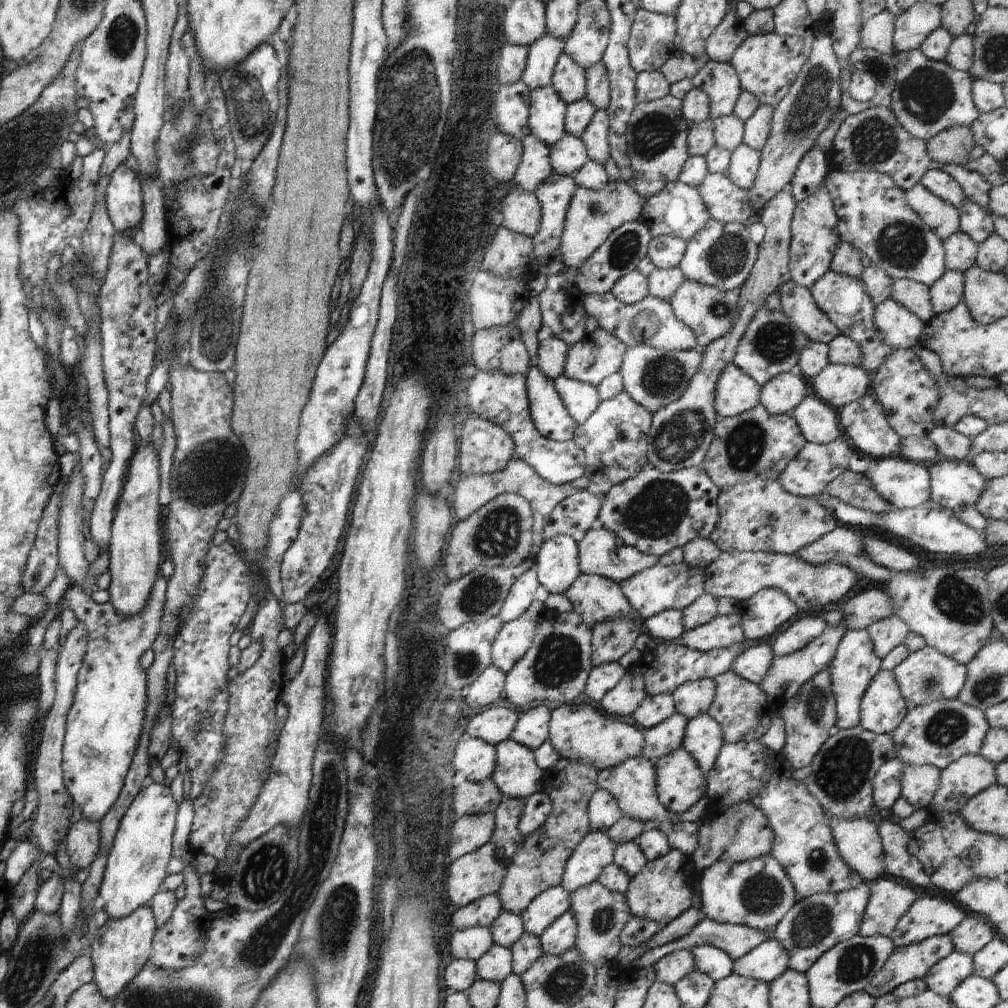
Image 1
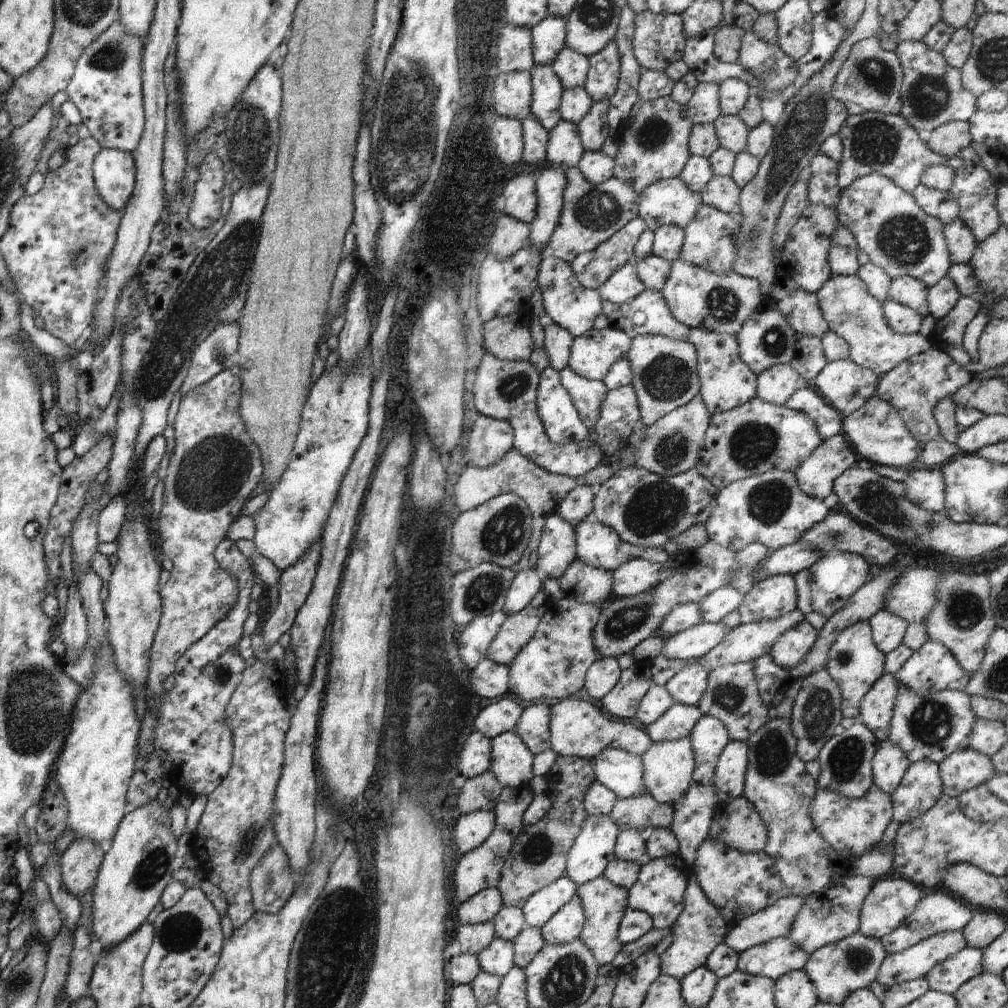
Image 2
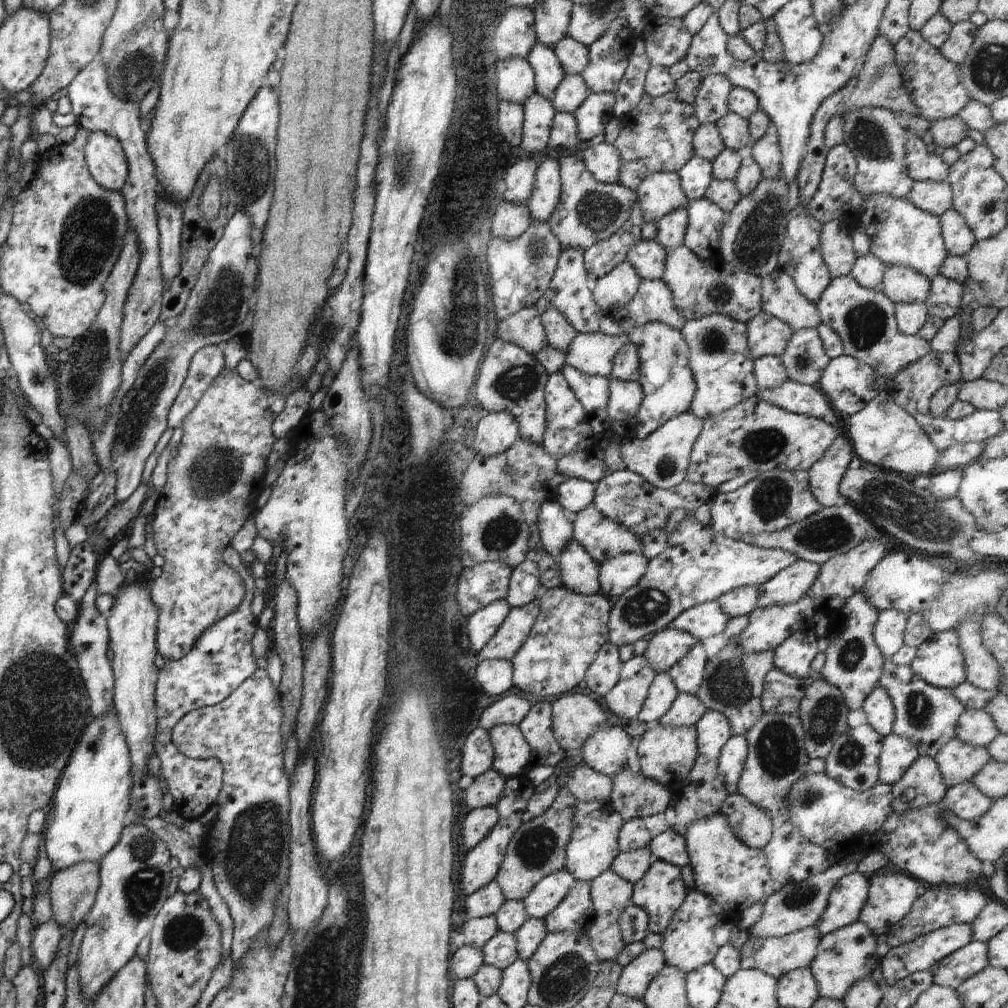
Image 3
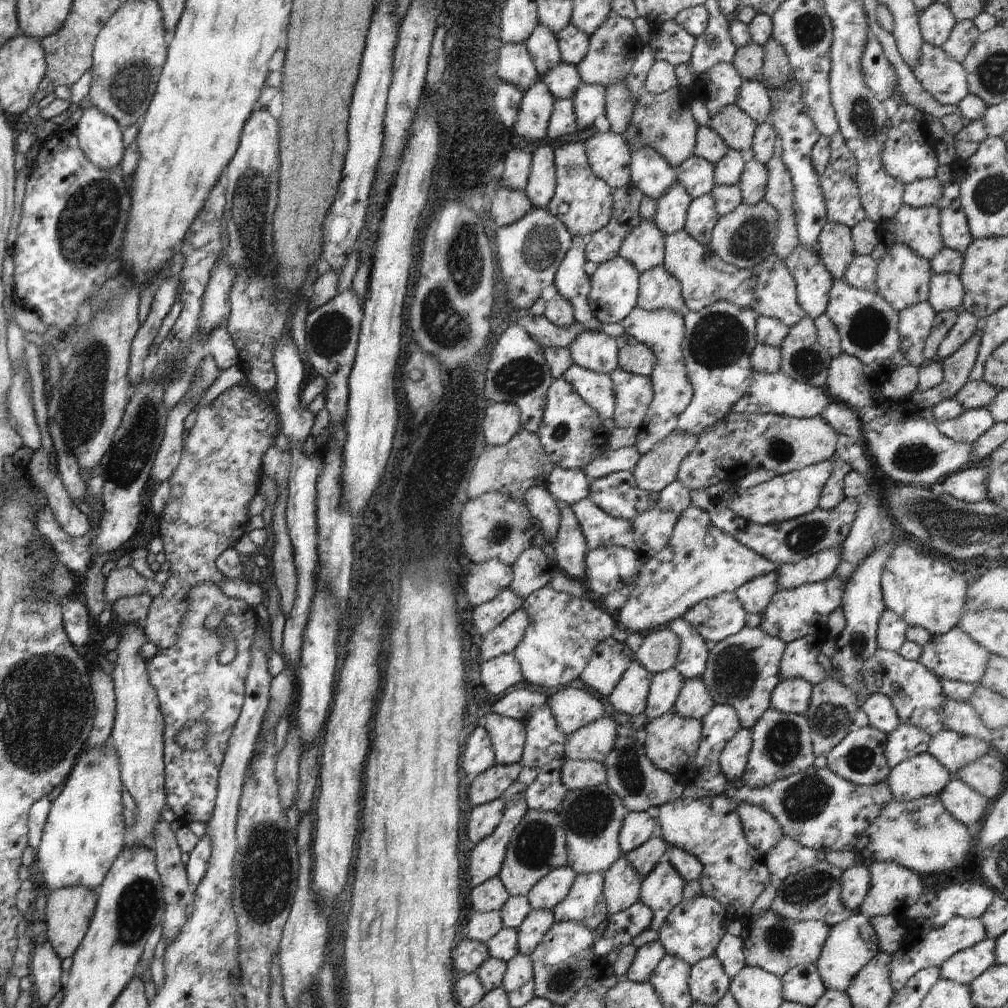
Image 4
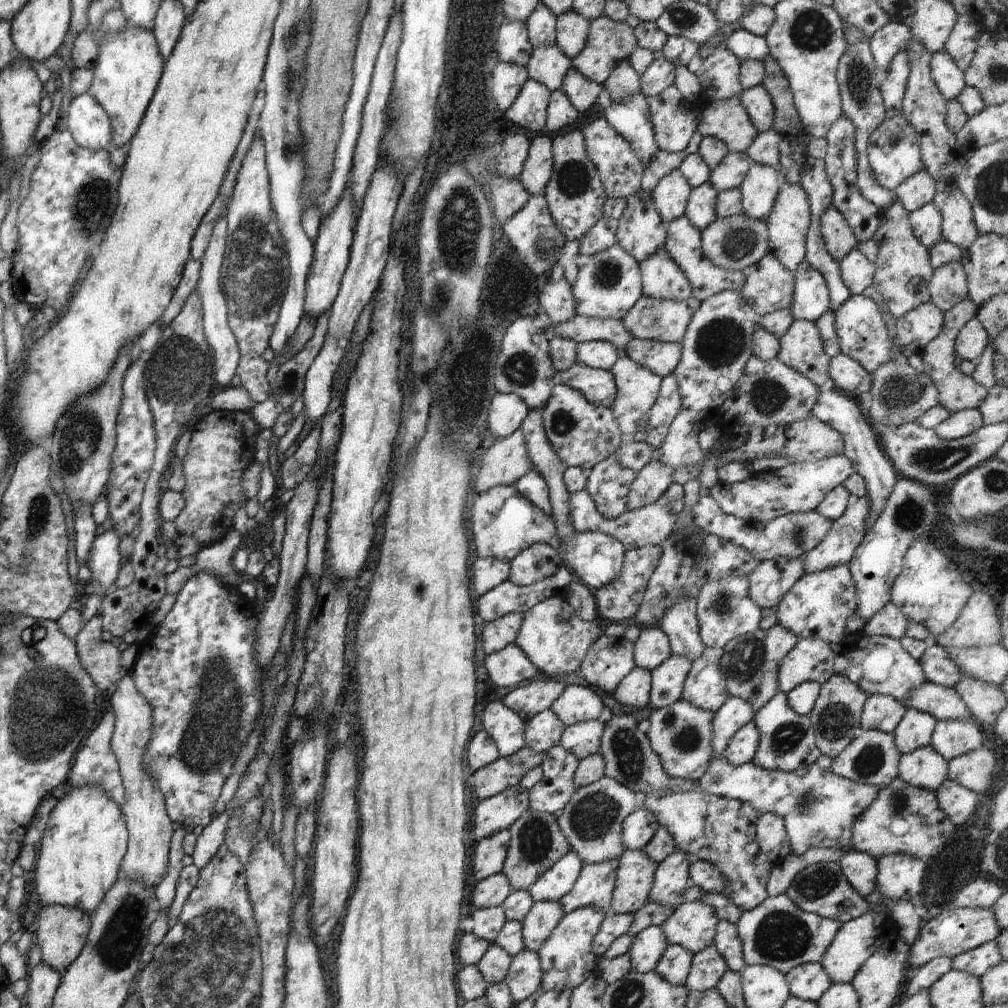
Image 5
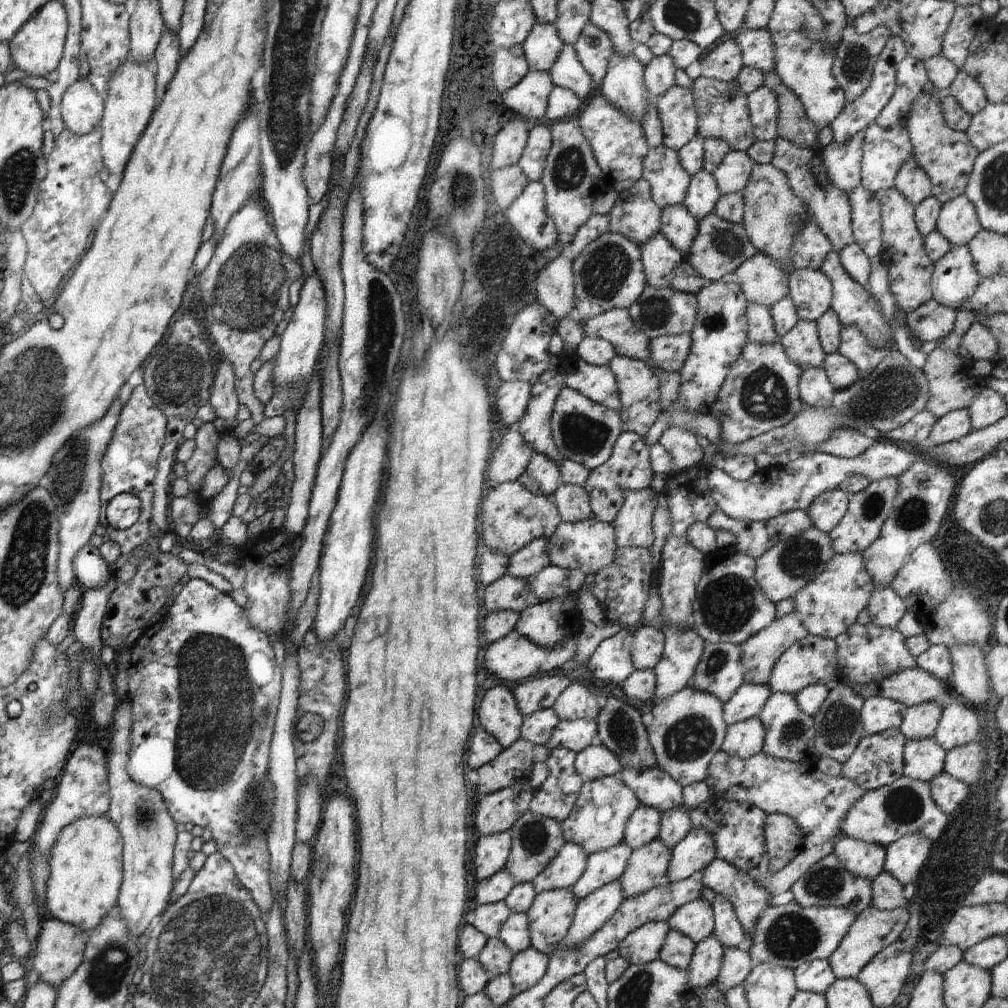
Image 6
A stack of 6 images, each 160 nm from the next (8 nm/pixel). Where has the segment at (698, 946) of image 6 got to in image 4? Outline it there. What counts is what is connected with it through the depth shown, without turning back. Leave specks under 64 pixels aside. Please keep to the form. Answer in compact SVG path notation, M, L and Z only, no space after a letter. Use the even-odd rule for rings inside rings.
M715 954L693 964L687 980L692 1001L714 1007L730 990L731 979Z

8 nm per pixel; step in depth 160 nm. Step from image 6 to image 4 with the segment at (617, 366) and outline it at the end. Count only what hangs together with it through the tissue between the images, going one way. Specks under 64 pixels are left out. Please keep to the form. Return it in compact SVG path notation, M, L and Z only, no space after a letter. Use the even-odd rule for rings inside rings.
M620 367L615 368L609 377L613 382L615 396L615 426L638 429L653 399L651 380L642 375L633 375Z

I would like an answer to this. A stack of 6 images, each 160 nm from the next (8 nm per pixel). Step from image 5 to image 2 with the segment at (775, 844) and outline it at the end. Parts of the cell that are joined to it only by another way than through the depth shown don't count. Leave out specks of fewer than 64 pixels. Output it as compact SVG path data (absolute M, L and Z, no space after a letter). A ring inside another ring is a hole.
M744 796L718 804L709 837L743 853L763 851L768 840L765 822Z

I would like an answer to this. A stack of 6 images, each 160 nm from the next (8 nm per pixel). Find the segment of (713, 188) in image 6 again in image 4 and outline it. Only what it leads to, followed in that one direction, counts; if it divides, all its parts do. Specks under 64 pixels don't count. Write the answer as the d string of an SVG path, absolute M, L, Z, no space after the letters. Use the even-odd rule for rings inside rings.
M705 194L692 199L690 206L687 208L687 217L683 229L700 244L708 245L719 217L712 195Z

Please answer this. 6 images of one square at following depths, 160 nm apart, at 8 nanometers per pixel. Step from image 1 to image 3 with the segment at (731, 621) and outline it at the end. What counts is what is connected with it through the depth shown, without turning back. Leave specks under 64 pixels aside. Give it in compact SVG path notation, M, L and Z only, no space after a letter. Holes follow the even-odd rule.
M668 626L648 638L649 645L643 655L657 673L667 673L698 641L689 632Z

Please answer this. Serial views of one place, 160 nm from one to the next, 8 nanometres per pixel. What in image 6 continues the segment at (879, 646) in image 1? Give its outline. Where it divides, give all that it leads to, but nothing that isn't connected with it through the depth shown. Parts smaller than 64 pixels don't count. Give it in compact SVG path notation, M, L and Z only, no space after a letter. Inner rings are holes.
M876 585L867 607L871 622L883 629L896 629L896 625L907 611L904 601L890 585L888 587Z

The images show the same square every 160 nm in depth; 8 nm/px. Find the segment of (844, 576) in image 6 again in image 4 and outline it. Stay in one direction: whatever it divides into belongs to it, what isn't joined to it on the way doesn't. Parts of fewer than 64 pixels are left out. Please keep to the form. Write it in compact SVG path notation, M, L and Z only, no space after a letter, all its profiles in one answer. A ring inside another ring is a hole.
M832 575L825 581L807 584L787 591L776 591L771 596L767 607L761 615L759 624L766 635L782 639L785 643L802 638L806 635L814 635L819 638L825 631L828 615L836 608L841 607L841 598L845 588L843 581Z

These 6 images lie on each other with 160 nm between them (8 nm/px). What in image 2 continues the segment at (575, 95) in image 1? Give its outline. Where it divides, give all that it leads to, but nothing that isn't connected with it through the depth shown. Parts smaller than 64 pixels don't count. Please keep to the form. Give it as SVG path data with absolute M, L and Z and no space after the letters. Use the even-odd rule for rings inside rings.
M564 47L550 64L555 75L560 79L564 90L583 87L589 69L589 58L579 55L571 48Z

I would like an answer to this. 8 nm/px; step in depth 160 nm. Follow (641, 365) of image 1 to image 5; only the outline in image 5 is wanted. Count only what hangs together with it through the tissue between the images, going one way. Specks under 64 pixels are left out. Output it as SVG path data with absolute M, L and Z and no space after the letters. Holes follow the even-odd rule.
M640 295L640 298L621 321L633 337L661 343L681 343L684 340L692 315L700 308L700 305L699 300L694 297L685 301L671 301ZM670 373L661 377L658 398L649 410L648 424L644 431L647 432L645 442L654 450L661 448L672 421L682 408L682 397L678 381Z

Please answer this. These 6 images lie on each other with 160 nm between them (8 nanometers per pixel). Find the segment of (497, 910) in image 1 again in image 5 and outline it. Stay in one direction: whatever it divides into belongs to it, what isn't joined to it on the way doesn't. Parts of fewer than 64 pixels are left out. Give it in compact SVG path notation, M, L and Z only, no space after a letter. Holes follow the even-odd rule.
M496 873L478 881L472 892L471 902L477 909L500 907L513 891L506 875Z

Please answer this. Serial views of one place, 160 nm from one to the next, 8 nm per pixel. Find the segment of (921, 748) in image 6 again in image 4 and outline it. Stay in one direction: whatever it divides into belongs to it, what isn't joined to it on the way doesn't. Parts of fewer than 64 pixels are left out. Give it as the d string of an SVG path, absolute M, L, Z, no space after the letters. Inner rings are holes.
M928 751L897 764L886 781L897 801L938 795L954 778Z

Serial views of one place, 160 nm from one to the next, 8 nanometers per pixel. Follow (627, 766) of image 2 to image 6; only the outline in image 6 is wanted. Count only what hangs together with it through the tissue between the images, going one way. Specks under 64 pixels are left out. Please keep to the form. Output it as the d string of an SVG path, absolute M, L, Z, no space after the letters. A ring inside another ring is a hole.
M576 719L573 721L560 721L546 746L548 750L564 747L575 753L583 751L586 747L597 742L597 726L595 721Z

